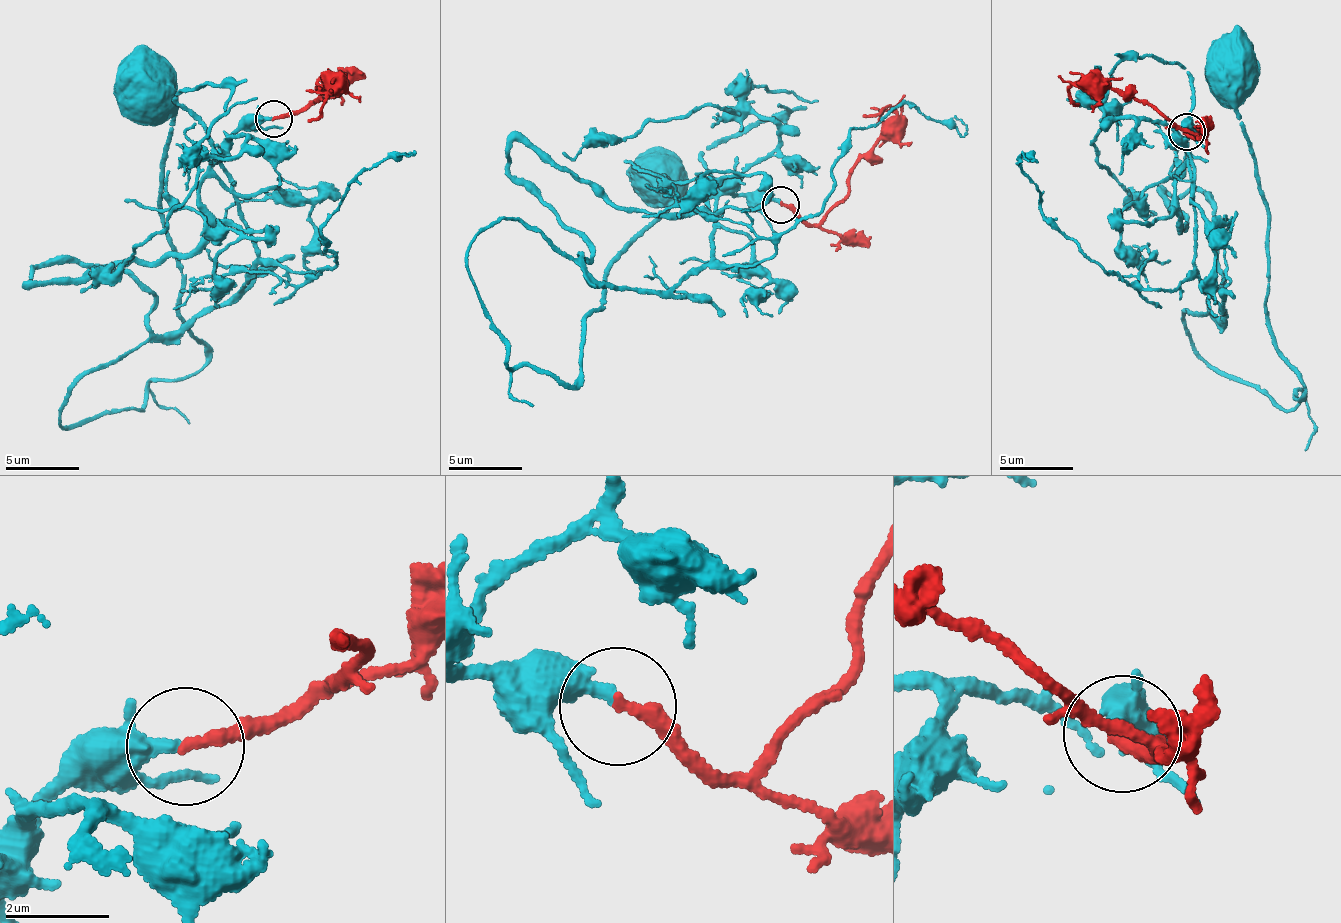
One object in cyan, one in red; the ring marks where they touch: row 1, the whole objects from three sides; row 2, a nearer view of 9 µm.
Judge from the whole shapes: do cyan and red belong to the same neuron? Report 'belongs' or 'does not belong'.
belongs

